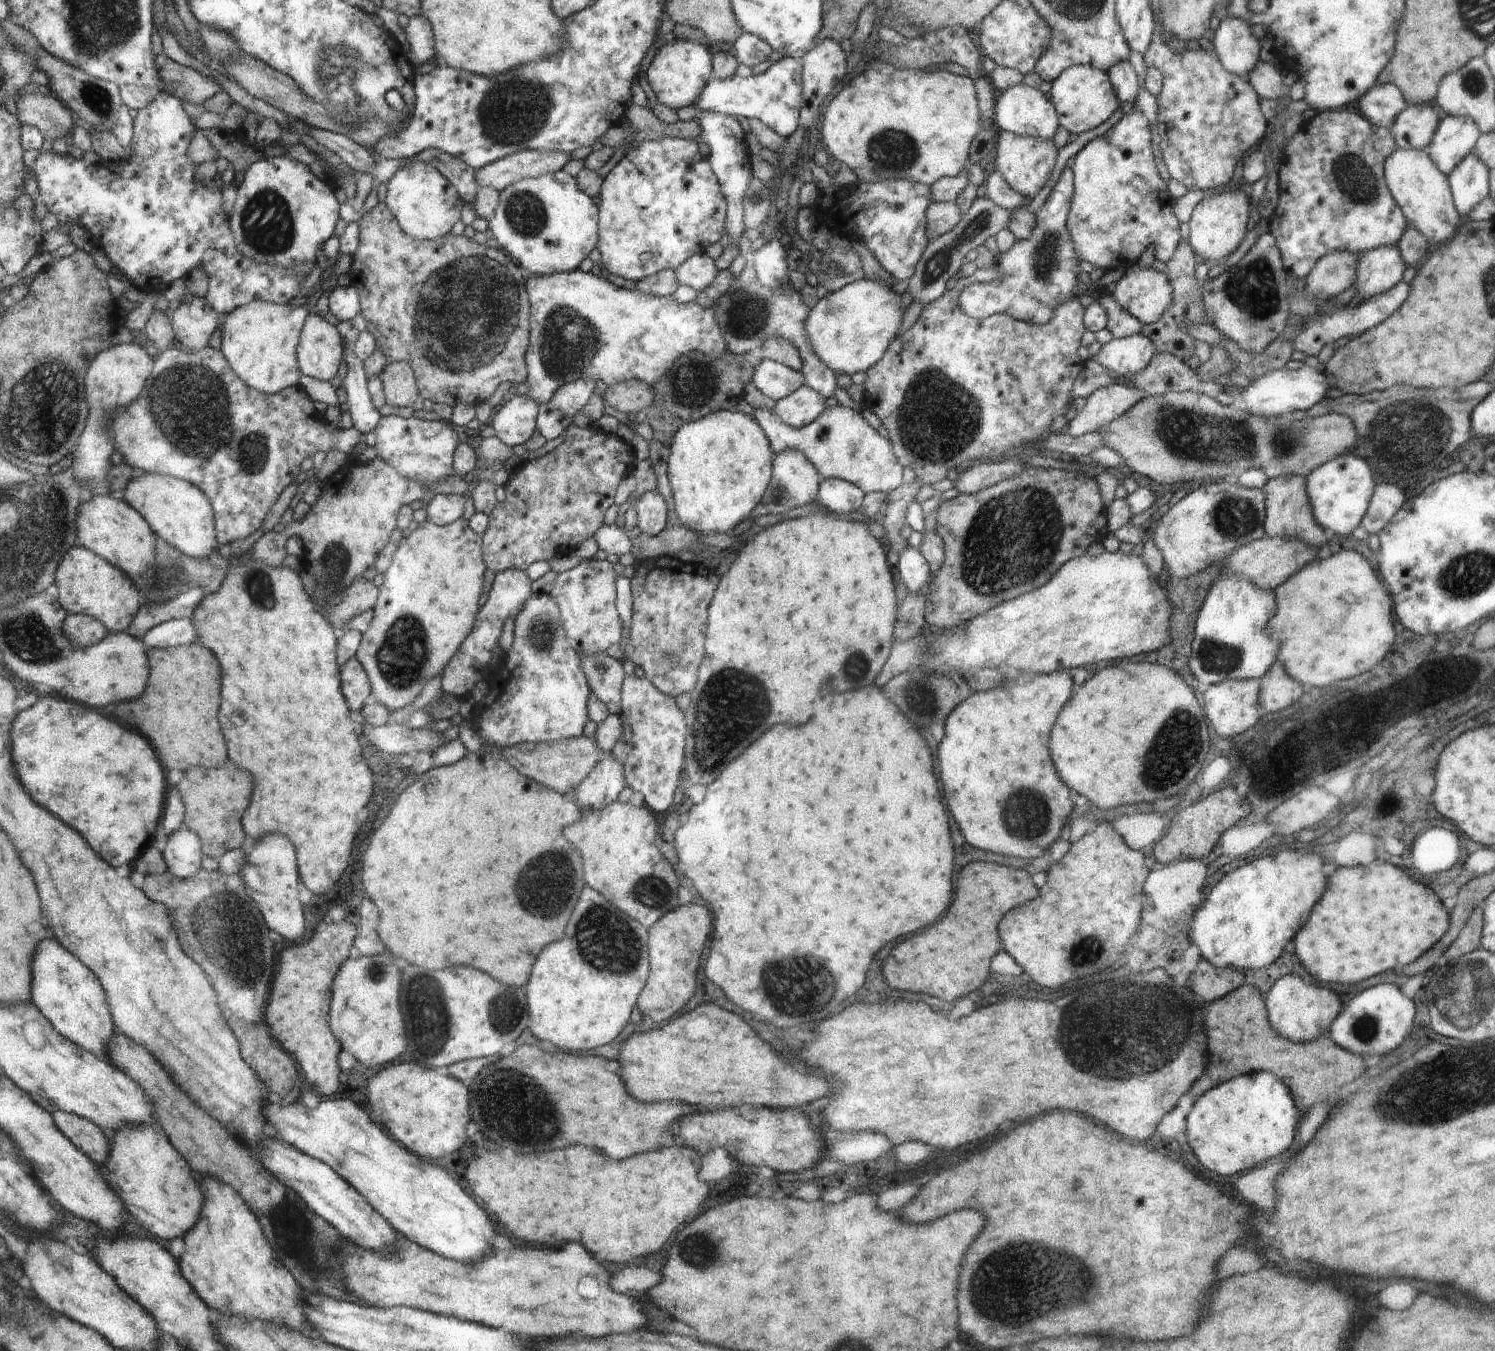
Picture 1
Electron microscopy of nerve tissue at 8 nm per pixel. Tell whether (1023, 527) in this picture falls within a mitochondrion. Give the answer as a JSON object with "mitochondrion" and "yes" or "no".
{"mitochondrion":"yes"}

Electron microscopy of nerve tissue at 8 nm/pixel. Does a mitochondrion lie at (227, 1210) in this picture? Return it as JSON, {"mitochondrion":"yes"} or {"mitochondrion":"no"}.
{"mitochondrion":"no"}

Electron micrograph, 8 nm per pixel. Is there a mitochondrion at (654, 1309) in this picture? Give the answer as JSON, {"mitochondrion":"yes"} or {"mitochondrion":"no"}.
{"mitochondrion":"no"}

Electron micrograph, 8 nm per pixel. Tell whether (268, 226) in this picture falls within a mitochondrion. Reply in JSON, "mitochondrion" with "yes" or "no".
{"mitochondrion":"yes"}

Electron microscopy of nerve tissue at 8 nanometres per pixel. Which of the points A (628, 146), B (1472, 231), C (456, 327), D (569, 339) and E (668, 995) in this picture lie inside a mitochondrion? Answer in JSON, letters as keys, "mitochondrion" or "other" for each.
{"A":"other","B":"other","C":"mitochondrion","D":"mitochondrion","E":"other"}

